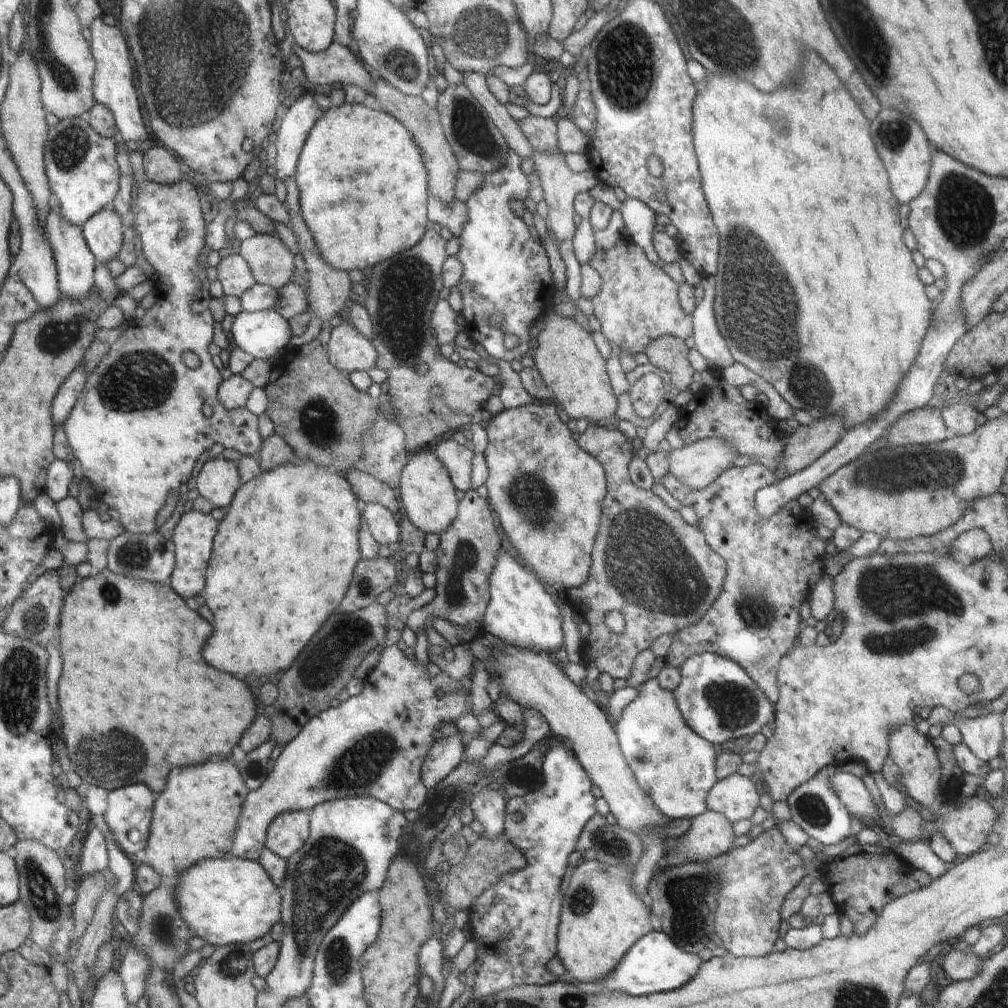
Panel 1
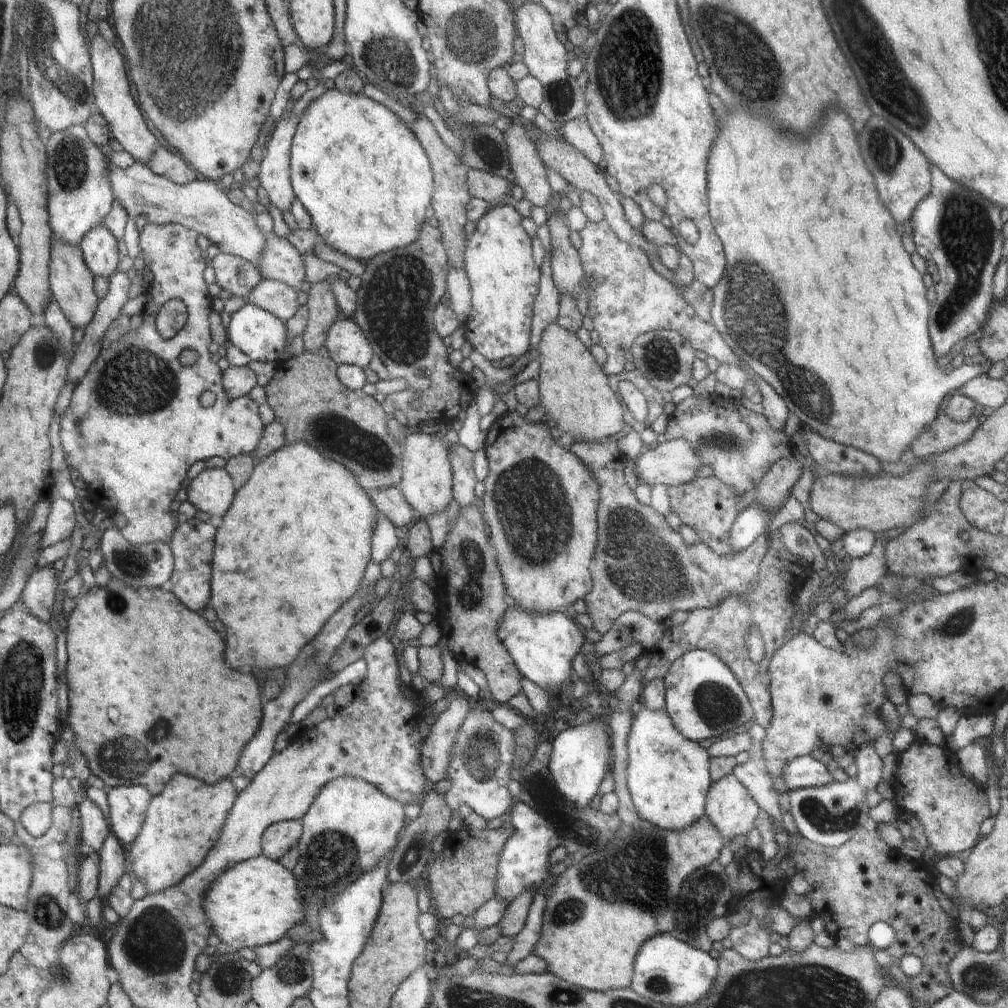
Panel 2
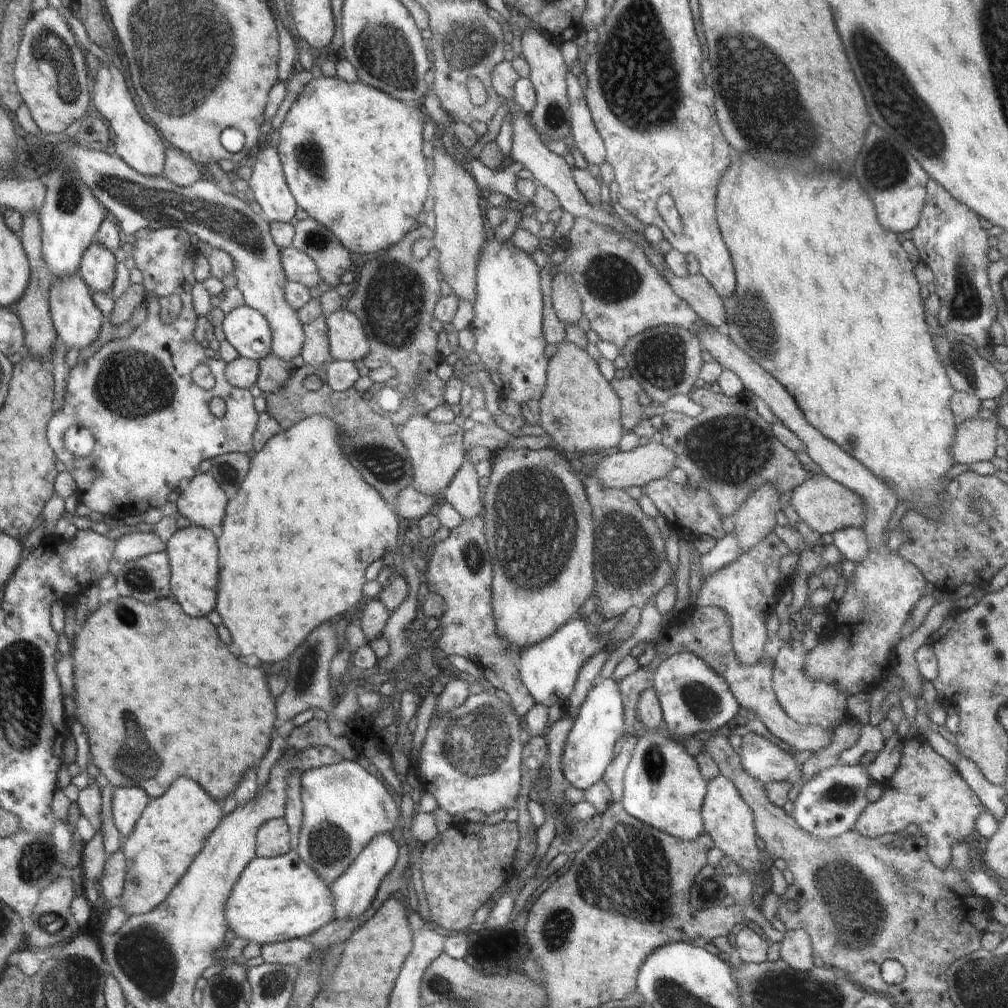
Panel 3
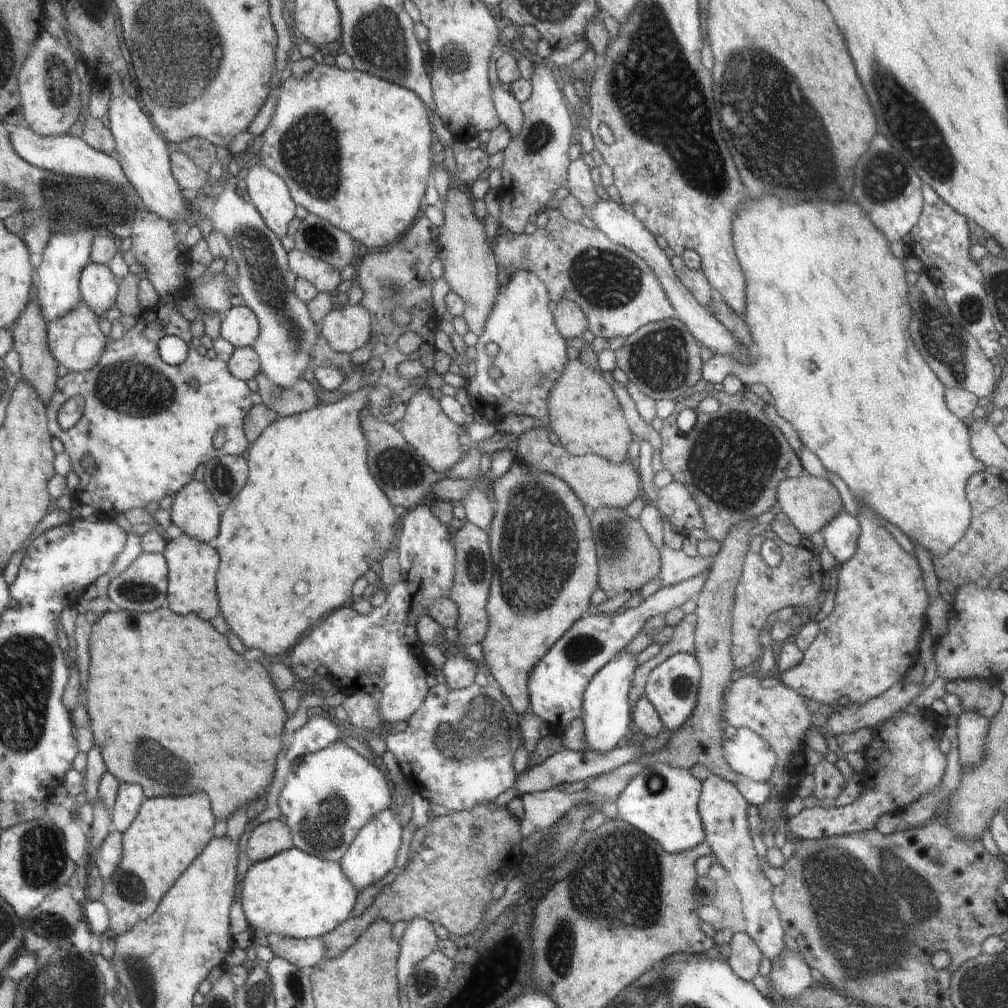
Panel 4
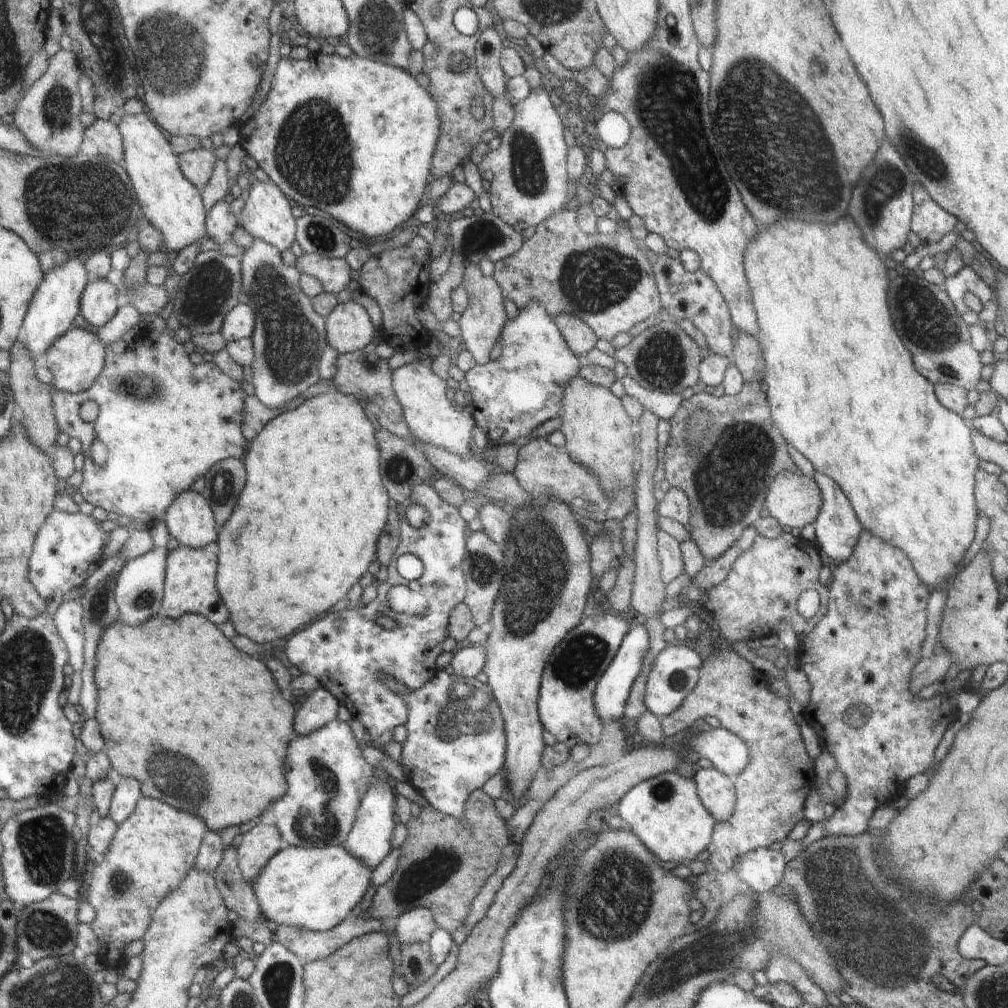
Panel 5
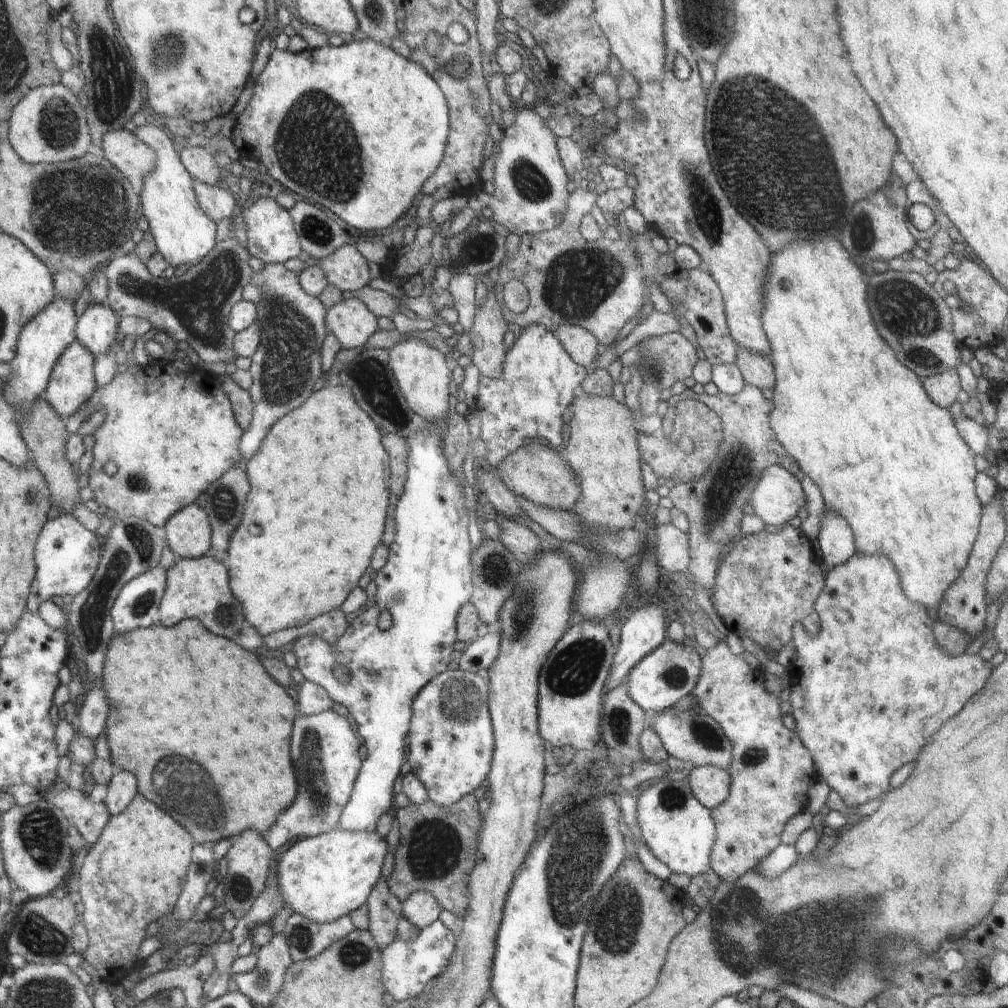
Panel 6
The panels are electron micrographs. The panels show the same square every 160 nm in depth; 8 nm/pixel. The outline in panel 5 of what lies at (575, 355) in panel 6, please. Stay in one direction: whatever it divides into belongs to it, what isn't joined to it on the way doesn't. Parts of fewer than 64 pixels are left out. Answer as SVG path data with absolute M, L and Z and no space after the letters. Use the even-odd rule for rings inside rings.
M560 313L555 317L568 346L577 355L586 354L595 347L597 338L584 321L570 313Z

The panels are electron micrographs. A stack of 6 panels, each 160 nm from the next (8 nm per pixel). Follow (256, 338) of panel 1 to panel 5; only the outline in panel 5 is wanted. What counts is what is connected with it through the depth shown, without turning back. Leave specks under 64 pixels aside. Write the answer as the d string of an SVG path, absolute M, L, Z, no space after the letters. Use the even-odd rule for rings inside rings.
M239 302L225 316L220 332L228 342L251 337L255 332L255 311L247 303Z

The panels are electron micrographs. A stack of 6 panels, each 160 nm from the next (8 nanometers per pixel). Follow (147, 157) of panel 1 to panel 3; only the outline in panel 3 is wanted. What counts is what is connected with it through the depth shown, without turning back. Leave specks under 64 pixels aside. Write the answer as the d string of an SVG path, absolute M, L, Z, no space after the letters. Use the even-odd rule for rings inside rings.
M175 146L168 147L167 162L163 166L162 175L179 187L195 185L201 179L200 168L184 151L178 150Z

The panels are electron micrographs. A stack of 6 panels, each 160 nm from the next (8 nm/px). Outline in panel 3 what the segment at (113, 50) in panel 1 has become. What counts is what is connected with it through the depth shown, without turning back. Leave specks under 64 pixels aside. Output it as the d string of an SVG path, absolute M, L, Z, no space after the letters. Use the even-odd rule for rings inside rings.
M100 62L98 71L93 76L92 98L94 99L94 113L102 116L104 120L108 119L108 124L116 136L114 138L115 156L124 159L124 162L143 175L151 177L162 175L165 164L164 142L158 136L158 132L140 118L138 108L124 82L124 76L114 68L113 64Z

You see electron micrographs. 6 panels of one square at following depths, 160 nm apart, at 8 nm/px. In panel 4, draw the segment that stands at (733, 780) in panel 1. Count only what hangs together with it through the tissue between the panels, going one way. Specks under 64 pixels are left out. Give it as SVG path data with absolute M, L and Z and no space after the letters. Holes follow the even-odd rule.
M712 773L702 781L699 813L706 830L706 842L711 846L711 855L727 870L742 898L742 914L746 921L744 930L757 942L764 956L773 962L786 949L786 929L779 909L774 908L775 902L772 902L772 883L763 873L763 864L752 842L753 837L749 830L750 812L751 806L734 782Z

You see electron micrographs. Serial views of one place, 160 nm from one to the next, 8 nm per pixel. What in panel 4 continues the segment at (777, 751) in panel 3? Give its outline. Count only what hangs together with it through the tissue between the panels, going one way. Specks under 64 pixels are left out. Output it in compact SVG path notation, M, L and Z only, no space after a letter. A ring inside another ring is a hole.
M740 727L732 740L723 742L723 753L734 773L767 782L776 770L776 750L749 728Z

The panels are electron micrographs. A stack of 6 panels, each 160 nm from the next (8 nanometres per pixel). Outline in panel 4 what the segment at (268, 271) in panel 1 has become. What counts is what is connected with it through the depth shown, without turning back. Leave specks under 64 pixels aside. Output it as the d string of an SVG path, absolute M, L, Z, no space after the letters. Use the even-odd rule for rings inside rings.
M294 248L289 252L291 270L300 279L306 279L318 292L330 293L342 282L340 272L331 263Z

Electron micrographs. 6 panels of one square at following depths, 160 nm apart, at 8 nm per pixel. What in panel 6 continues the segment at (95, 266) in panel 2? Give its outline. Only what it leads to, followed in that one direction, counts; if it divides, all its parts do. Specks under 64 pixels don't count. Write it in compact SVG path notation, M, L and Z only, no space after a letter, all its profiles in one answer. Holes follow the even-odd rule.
M94 302L80 317L77 329L78 340L93 352L96 360L99 354L108 356L107 360L112 358L111 346L117 337L119 319L110 307Z

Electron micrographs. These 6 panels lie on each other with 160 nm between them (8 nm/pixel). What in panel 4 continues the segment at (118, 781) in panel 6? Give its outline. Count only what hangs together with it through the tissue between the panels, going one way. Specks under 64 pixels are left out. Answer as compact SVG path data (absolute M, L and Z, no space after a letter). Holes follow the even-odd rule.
M119 783L110 812L111 829L123 833L130 828L142 808L144 793L143 787L136 783Z

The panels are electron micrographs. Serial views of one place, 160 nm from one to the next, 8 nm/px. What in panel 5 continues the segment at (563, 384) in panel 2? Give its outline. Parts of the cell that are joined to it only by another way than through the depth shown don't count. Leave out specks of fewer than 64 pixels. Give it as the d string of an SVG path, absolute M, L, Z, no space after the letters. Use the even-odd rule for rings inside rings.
M575 378L564 386L563 405L560 430L566 438L564 448L570 457L600 476L607 493L622 488L630 490L634 486L632 464L636 438L630 426L632 419L624 412L622 402L616 398L616 394L608 387Z

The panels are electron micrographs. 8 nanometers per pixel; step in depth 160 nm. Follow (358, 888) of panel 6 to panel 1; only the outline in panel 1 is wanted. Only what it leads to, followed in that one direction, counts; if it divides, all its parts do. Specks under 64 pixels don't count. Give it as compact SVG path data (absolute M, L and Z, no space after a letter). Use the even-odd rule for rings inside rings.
M231 855L208 858L184 872L177 886L176 900L180 902L182 918L186 918L196 936L200 936L208 945L220 947L252 943L278 922L280 886L258 860Z

